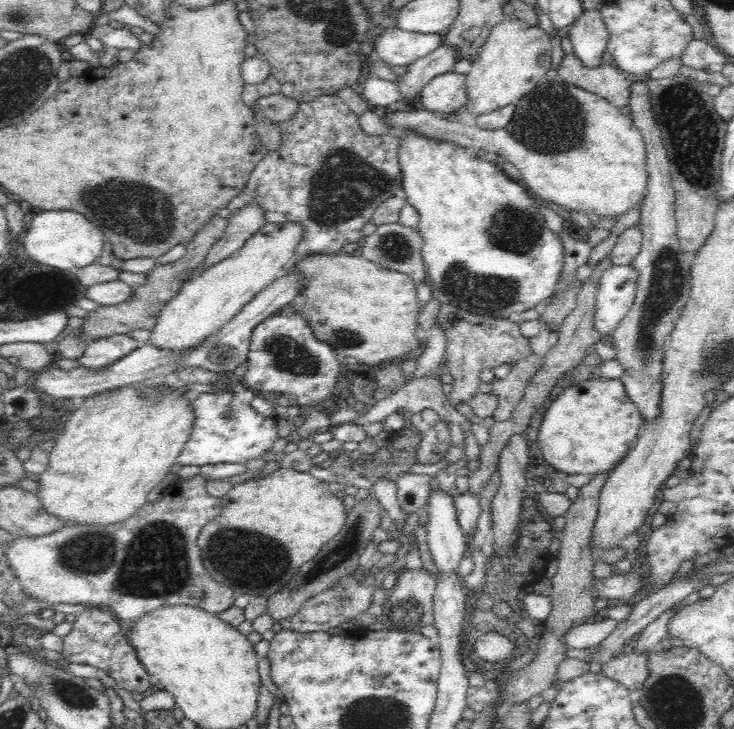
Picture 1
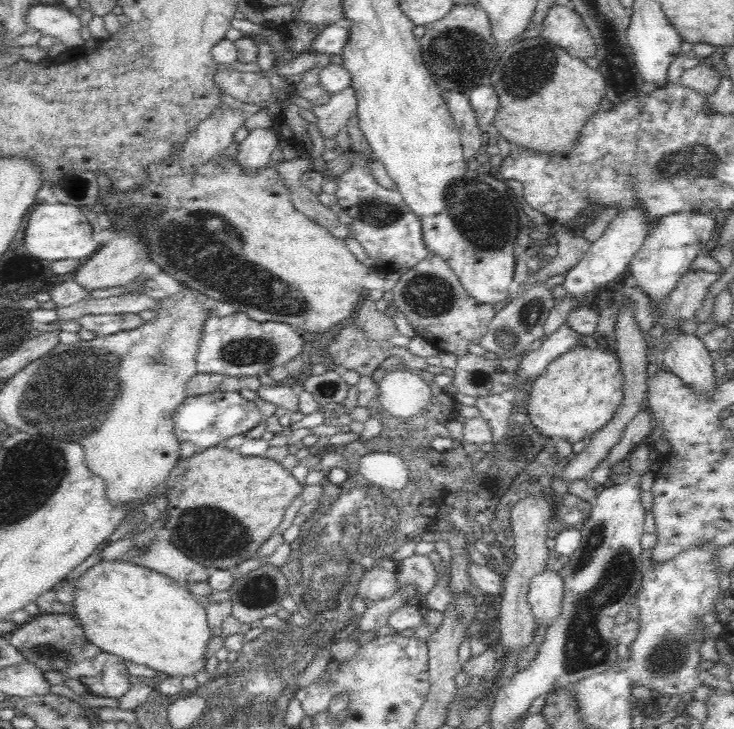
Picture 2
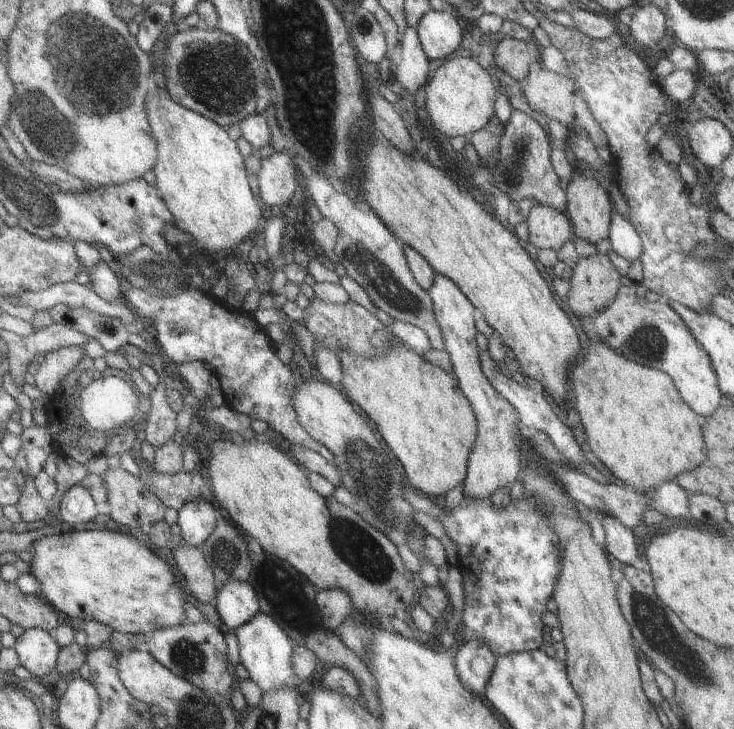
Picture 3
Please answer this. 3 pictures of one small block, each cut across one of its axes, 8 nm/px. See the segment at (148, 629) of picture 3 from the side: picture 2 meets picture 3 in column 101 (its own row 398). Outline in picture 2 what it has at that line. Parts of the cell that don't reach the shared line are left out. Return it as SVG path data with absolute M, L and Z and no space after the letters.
M576 346L548 364L548 368L534 380L527 415L544 438L552 441L561 438L570 444L587 442L614 418L623 396L623 374L615 354Z

